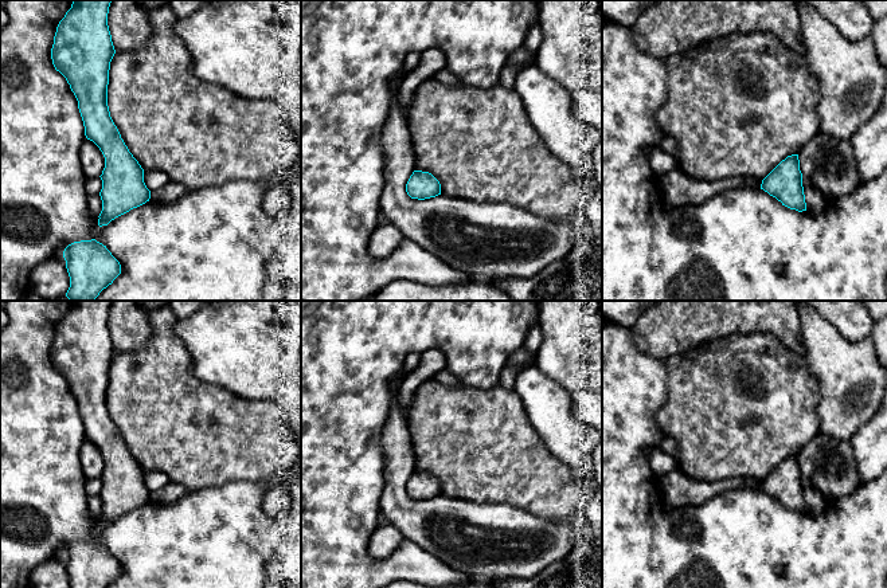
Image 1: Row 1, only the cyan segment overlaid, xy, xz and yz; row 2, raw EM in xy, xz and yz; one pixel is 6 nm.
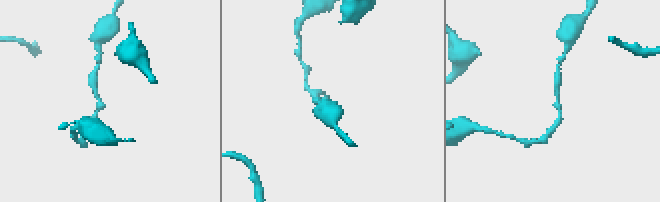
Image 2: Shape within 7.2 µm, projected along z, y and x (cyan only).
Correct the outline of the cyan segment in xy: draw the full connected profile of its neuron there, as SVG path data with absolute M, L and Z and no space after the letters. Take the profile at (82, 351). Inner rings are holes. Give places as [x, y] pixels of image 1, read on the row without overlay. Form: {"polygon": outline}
{"polygon": "M74 301L56 328L51 349L55 371L66 379L78 401L85 436L105 458L99 477L99 528L151 499L144 470L121 439L108 407L109 371L116 354L108 326L110 303Z"}

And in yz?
{"polygon": "M792 455L782 460L762 481L761 490L790 510L806 511L798 455Z"}

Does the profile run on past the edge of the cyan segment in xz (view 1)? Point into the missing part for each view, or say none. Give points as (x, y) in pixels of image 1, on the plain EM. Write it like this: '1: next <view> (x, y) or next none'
1: next none

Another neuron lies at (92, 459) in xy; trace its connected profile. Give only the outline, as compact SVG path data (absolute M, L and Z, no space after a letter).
M86 439L82 443L79 458L86 479L99 478L102 475L105 469L105 458L93 442Z

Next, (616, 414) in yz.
M602 391L602 428L629 428L633 422L653 422L653 405L665 400L667 393L660 391Z

